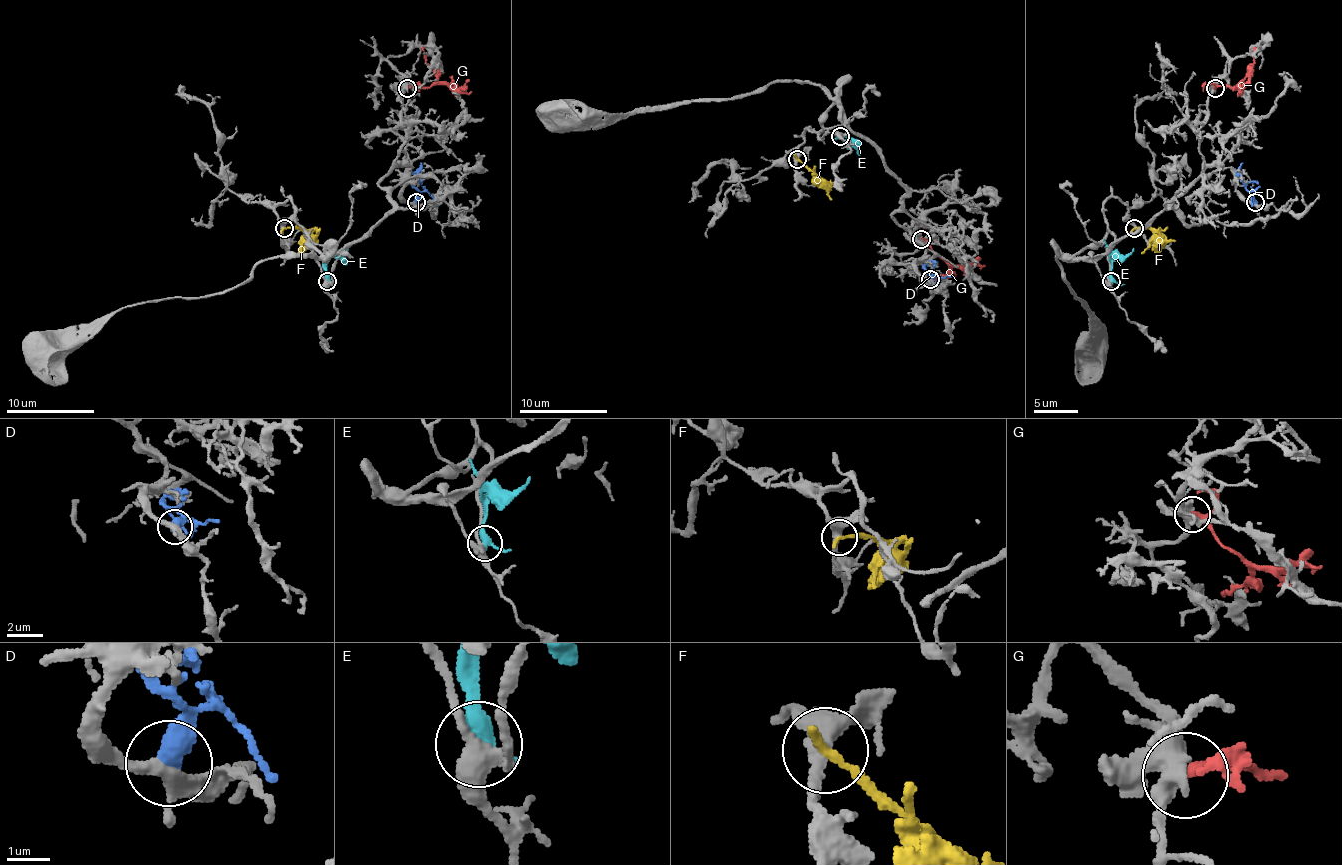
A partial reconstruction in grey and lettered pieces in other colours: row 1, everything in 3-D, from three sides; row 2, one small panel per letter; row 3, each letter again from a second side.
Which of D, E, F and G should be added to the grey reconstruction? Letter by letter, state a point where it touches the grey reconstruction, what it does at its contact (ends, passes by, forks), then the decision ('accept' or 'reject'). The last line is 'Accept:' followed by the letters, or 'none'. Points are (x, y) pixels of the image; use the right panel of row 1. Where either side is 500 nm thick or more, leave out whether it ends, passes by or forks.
D: meets grey at (1255, 202); reject
E: meets grey at (1111, 281); it passes by; reject
F: meets grey at (1134, 228); it ends there; reject
G: meets grey at (1215, 88); it passes by; accept
Accept: G

